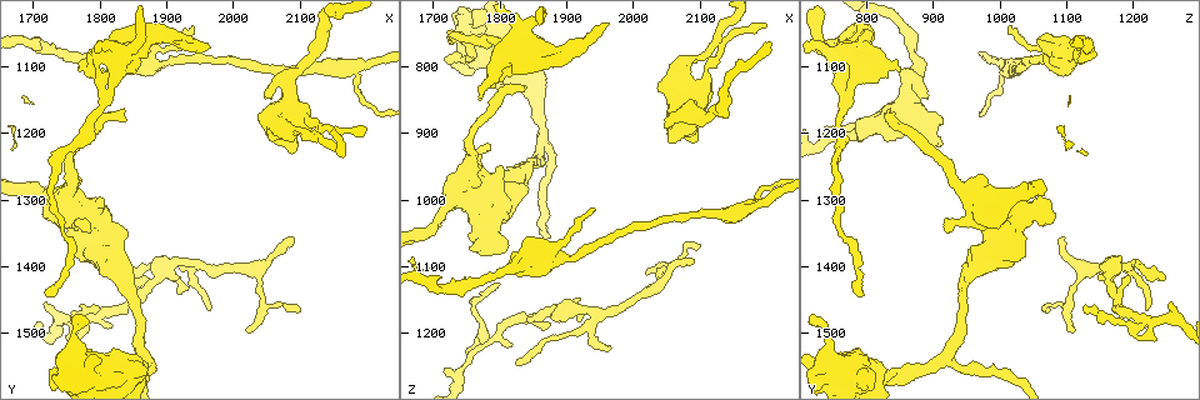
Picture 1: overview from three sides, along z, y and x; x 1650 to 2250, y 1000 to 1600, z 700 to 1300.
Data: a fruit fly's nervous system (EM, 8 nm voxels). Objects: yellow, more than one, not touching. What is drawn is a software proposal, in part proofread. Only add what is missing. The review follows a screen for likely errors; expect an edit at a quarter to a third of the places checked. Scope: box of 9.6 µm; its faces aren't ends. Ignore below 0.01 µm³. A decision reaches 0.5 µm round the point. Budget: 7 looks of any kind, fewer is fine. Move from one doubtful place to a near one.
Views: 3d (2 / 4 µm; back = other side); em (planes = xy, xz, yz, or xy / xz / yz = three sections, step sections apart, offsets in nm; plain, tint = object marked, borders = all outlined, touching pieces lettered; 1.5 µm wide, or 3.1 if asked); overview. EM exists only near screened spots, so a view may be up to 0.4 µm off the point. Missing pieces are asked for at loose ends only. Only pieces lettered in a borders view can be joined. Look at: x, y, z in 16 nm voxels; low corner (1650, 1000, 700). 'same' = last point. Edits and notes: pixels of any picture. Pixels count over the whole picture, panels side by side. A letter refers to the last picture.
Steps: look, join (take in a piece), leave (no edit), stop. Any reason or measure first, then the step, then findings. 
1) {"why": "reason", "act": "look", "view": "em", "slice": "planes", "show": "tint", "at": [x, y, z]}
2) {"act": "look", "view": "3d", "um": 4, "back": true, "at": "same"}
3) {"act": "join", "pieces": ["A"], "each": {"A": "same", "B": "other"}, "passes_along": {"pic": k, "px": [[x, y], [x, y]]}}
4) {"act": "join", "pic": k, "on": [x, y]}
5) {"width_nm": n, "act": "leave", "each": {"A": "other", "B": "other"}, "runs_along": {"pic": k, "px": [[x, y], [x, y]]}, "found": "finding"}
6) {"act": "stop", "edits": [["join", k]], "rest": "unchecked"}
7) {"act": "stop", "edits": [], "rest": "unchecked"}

{"why": "free end", "act": "look", "view": "3d", "um": 2, "at": [1750, 1510, 1220]}

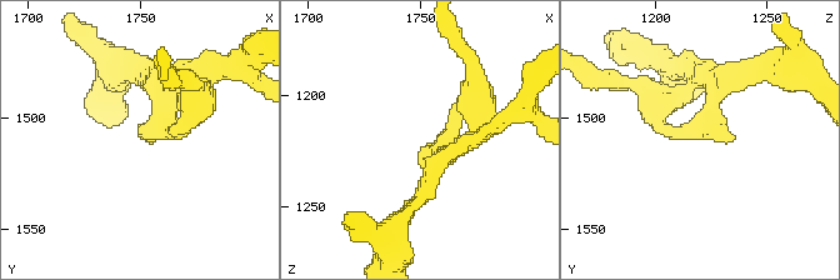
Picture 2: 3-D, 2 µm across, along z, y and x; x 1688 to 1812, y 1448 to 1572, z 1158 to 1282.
{"why": "need the tissue", "act": "look", "view": "em", "slice": "planes", "show": "borders", "at": [1754, 1508, 1223]}

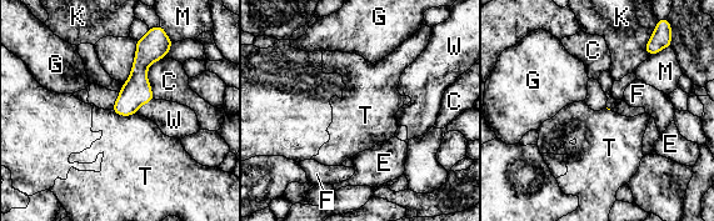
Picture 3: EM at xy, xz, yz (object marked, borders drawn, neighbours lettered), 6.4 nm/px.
{"act": "leave", "each": {"C": "other", "E": "other", "F": "other", "G": "other", "K": "other", "M": "other", "T": "other", "W": "other"}, "border": {"pic": 3, "px": [[110, 110], [120, 115], [135, 115]]}, "found": "no lettered piece goes on from it"}

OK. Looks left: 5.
{"why": "free end", "act": "look", "view": "em", "slice": "xz", "step": 4, "show": "borders", "at": [1940, 1045, 1015]}

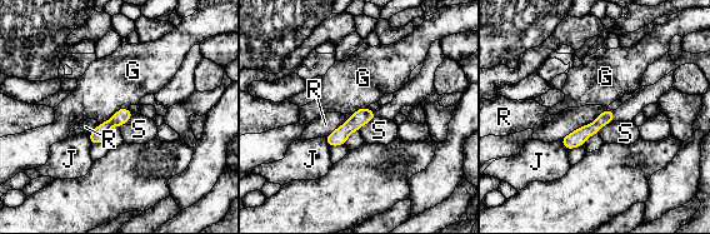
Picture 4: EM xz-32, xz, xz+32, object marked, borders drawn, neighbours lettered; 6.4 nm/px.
{"width_nm": 90, "longest_contact_nm": ["R", 360], "act": "leave", "each": {"G": "other", "J": "other", "R": "other", "S": "other"}, "found": "no lettered piece goes on from it"}

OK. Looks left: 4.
{"why": "an open end", "act": "look", "view": "em", "slice": "planes", "show": "borders", "at": [2095, 1355, 1095]}

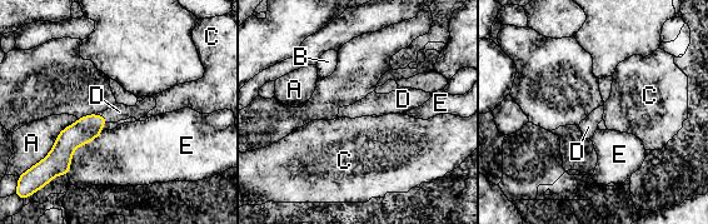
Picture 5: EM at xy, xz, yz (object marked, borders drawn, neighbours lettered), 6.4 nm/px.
{"act": "join", "pieces": ["D"], "each": {"A": "other", "B": "other", "C": "other", "D": "same", "E": "other"}, "passes_along": {"pic": 5, "px": [[85, 129], [103, 115], [119, 112]]}, "found": "it goes on there"}

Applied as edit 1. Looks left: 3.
{"act": "stop", "edits": [["join", 5]], "rest": "unchecked"}

